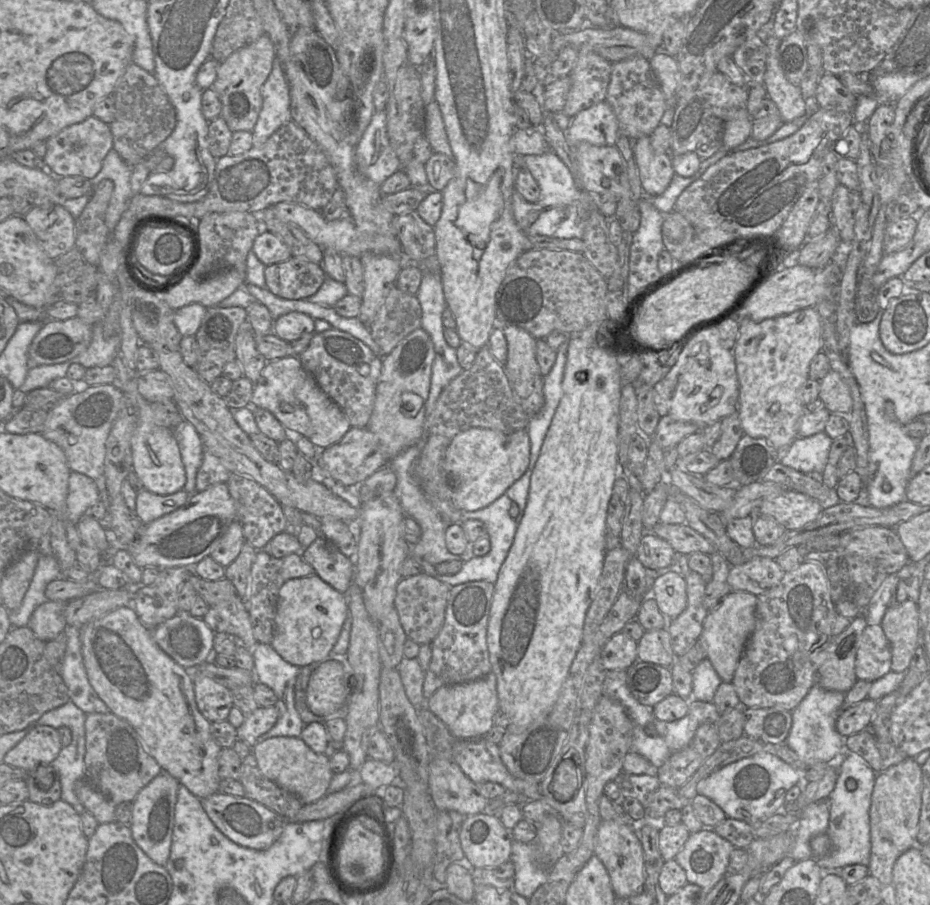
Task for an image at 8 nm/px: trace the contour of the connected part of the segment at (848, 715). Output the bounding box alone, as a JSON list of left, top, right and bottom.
[836,698,877,736]

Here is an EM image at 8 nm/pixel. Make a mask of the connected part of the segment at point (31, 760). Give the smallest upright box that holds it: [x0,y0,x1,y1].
[4,726,62,772]

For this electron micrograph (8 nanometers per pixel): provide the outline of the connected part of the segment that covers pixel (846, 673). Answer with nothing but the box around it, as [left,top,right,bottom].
[817,614,867,693]

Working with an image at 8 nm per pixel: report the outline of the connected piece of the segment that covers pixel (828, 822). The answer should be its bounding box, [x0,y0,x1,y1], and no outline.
[788,751,877,869]

